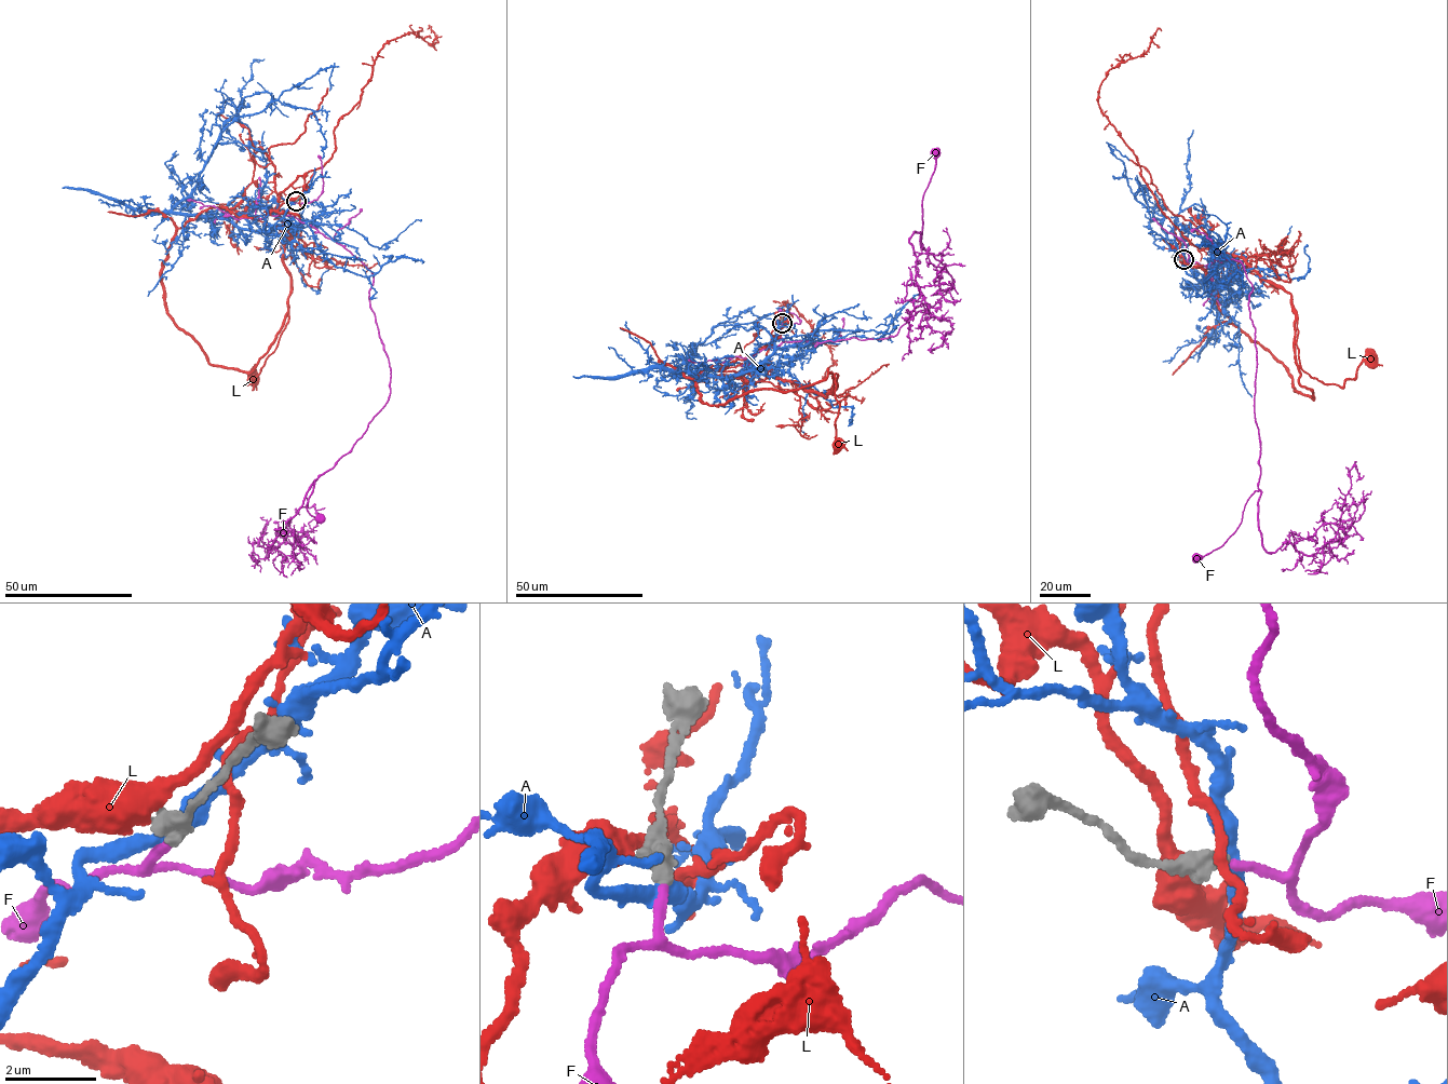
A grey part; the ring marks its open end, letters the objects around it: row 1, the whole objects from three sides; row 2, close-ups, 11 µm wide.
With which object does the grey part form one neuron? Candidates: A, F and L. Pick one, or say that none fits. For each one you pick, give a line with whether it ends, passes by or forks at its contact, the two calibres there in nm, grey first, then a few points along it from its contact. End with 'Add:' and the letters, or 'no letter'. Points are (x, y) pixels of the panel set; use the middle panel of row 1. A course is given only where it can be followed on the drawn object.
F: it ends there; 440 nm thick on the grey side, 180 nm on the other; it runs (782, 323), (777, 336), (789, 342), (883, 339), (946, 293), (952, 278), (946, 265), (921, 242), (934, 152)
Add: F

